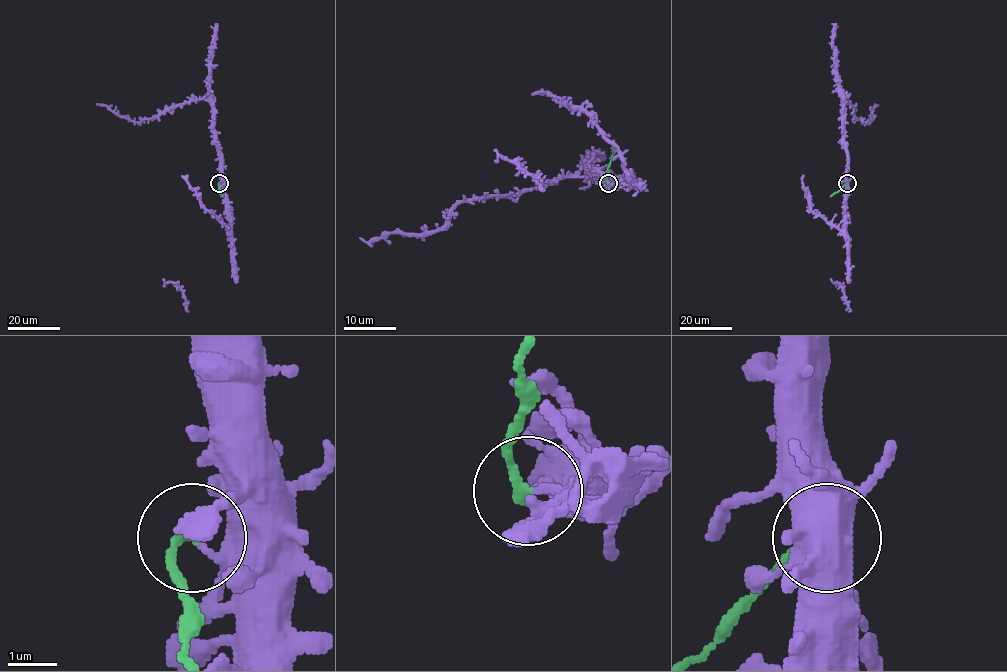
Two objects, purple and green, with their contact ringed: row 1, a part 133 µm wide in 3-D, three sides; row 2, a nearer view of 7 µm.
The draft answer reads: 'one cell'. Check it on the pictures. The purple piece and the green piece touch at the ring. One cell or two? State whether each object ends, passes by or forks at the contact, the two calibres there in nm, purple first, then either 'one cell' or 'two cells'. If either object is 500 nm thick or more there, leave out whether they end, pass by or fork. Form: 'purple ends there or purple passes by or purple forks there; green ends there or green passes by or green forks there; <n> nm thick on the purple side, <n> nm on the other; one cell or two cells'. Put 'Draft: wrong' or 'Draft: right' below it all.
purple ends there; green ends there; 300 nm thick on the purple side, 200 nm on the other; two cells
Draft: wrong

